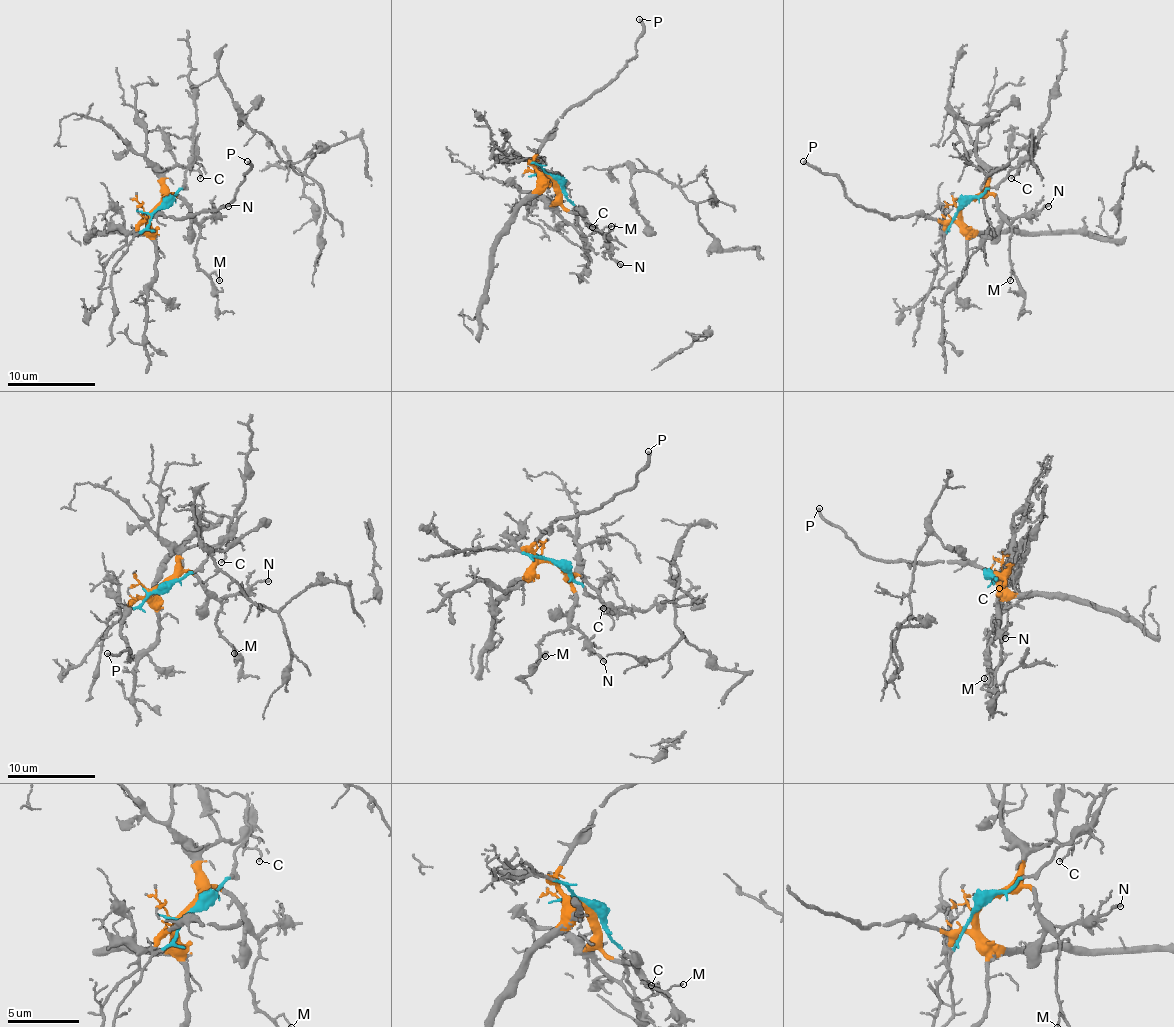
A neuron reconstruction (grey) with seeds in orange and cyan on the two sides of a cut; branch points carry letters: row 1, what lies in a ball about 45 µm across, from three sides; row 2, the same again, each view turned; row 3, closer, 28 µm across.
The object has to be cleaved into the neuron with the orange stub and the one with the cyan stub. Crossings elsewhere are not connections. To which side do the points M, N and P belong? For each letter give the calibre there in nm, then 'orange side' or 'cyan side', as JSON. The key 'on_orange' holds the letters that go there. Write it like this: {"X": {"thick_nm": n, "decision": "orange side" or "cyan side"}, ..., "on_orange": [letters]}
{"M": {"thick_nm": 100, "decision": "orange side"}, "N": {"thick_nm": 200, "decision": "orange side"}, "P": {"thick_nm": 190, "decision": "orange side"}, "on_orange": ["M", "N", "P"]}

